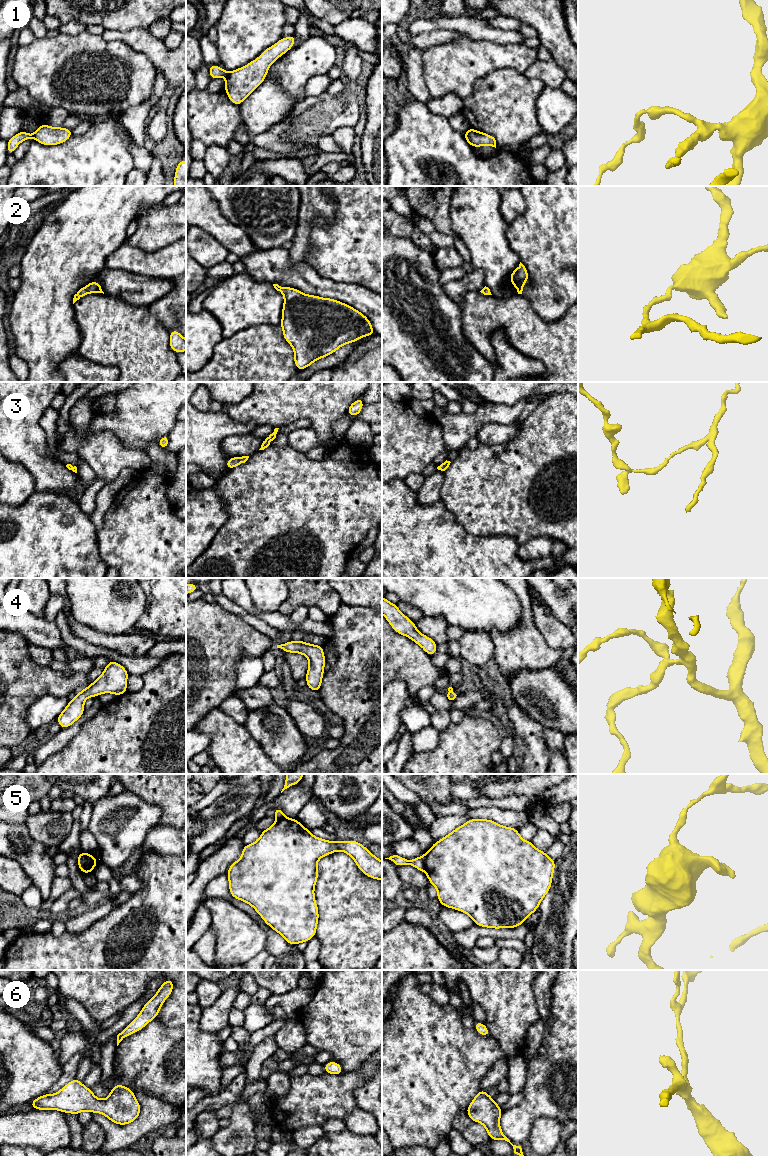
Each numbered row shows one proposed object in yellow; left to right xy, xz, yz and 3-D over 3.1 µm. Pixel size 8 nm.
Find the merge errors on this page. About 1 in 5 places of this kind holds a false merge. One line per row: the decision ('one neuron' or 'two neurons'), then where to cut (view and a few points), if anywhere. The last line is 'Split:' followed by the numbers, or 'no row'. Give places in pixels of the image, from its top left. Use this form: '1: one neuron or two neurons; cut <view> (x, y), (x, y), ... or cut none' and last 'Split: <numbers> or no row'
1: two neurons; cut xz (228, 72), (225, 76)
2: one neuron; cut none
3: one neuron; cut none
4: one neuron; cut none
5: two neurons; cut xy (88, 853), (86, 866), (82, 872)
6: one neuron; cut none
Split: 1, 5

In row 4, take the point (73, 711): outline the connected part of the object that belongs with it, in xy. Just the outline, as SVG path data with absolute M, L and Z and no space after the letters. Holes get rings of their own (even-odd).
M109 660L102 675L72 698L56 718L60 727L68 728L82 716L85 711L84 702L88 697L93 698L103 693L112 693L117 696L126 693L128 676L127 670L121 664Z

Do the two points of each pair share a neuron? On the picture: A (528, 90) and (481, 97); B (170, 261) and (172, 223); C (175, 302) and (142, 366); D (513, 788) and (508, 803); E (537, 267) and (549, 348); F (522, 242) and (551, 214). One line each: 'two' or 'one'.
A: one
B: two
C: two
D: two
E: two
F: one

